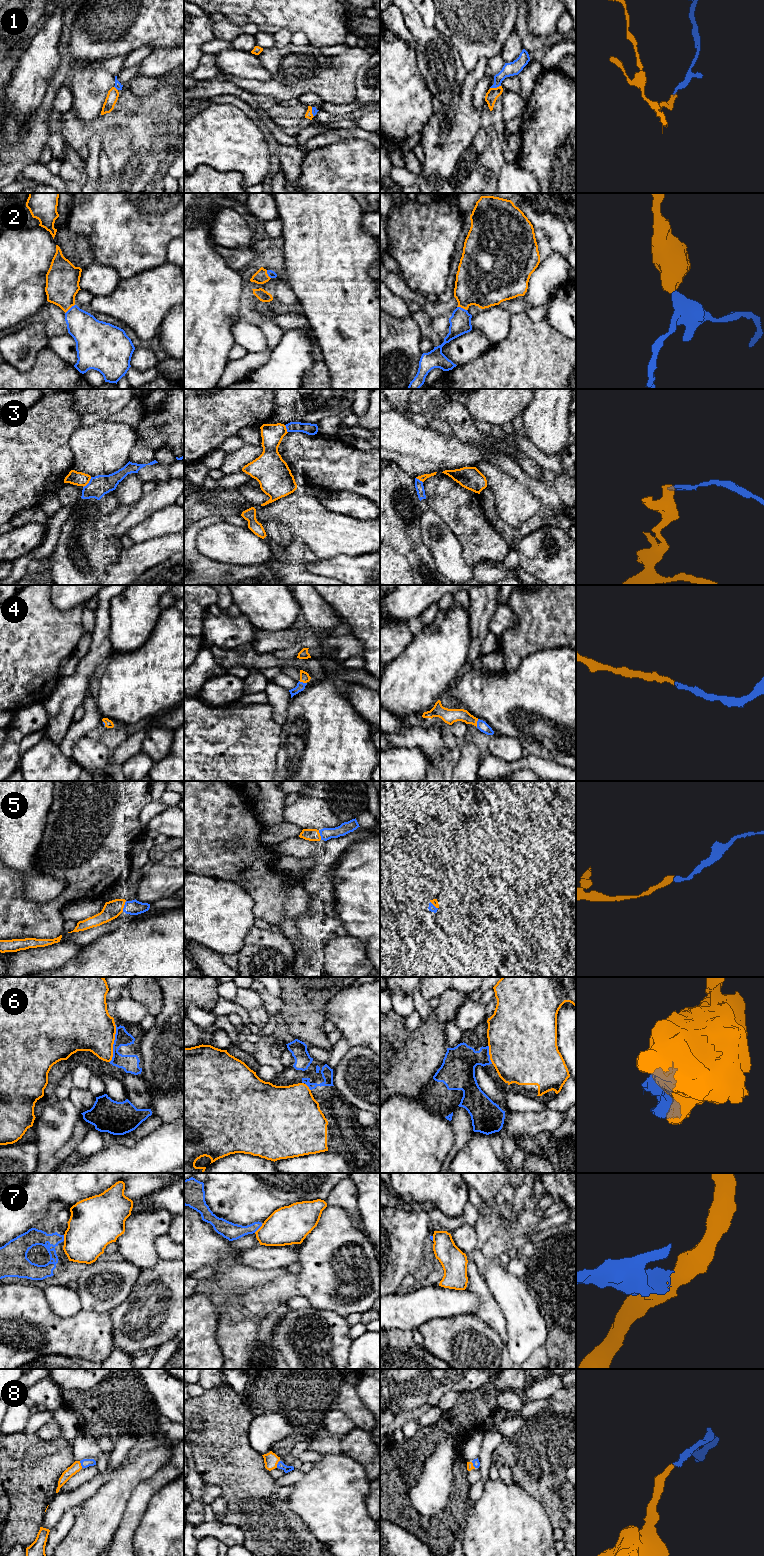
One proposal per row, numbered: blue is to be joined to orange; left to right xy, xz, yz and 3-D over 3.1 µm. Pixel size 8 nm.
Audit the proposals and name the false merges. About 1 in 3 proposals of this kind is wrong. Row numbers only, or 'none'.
1, 3, 6, 7

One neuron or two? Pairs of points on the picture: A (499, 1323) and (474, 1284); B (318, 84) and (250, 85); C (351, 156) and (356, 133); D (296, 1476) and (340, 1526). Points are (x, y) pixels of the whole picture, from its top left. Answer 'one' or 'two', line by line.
A: one
B: one
C: two
D: two

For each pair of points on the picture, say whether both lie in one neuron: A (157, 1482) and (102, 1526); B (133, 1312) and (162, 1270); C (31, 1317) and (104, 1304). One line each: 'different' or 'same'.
A: different
B: same
C: different

